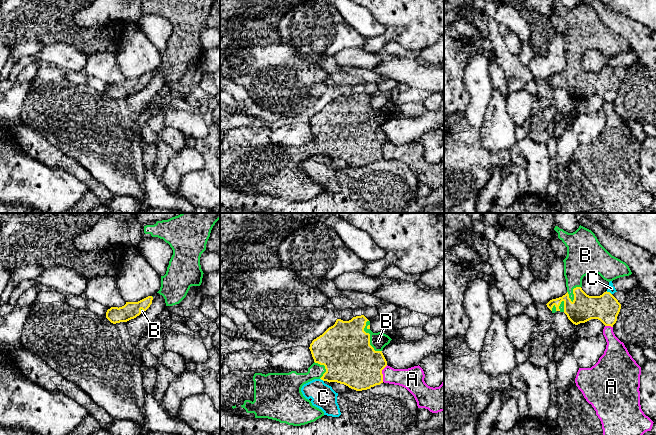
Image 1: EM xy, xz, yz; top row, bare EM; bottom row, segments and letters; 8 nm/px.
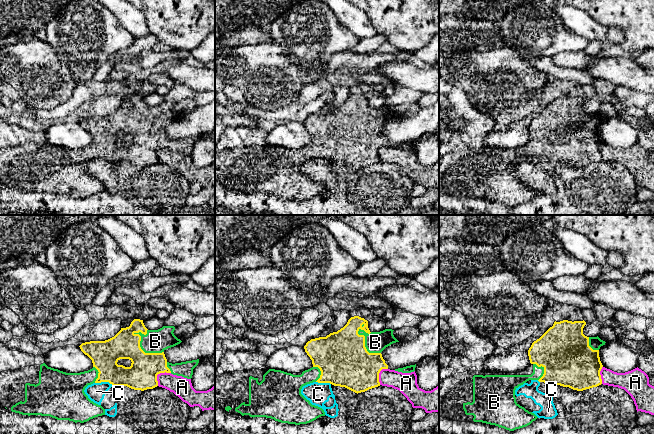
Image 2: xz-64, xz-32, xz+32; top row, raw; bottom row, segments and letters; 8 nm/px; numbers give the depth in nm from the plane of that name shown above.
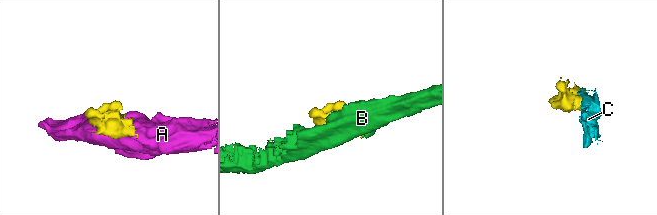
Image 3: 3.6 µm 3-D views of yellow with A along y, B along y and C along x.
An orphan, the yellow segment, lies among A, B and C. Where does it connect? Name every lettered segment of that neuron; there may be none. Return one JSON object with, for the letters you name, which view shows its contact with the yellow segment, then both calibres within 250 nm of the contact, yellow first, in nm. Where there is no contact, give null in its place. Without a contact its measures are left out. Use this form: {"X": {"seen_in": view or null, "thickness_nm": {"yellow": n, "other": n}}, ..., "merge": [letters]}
{"B": {"seen_in": "xz", "thickness_nm": {"yellow": 420, "other": 140}}, "merge": ["B"]}

